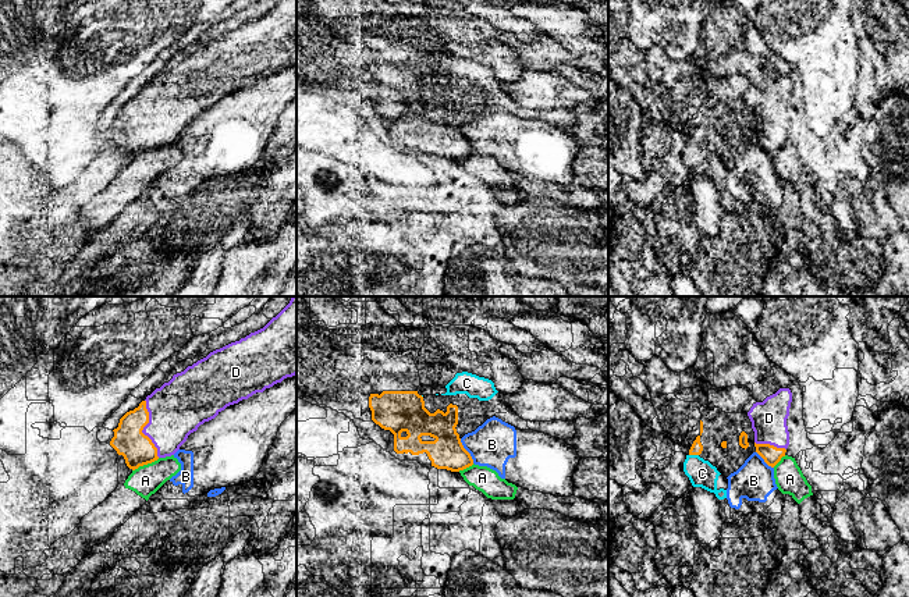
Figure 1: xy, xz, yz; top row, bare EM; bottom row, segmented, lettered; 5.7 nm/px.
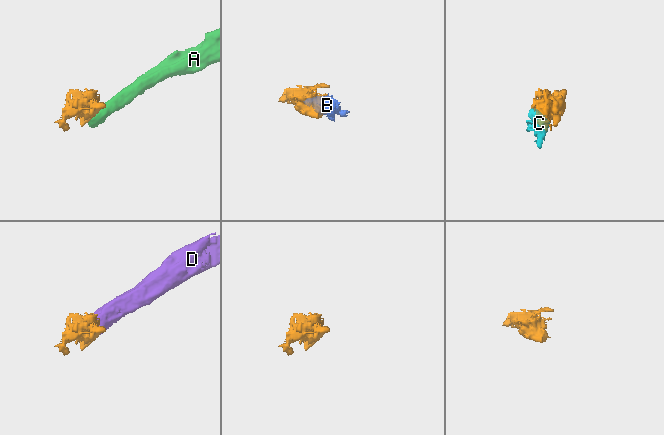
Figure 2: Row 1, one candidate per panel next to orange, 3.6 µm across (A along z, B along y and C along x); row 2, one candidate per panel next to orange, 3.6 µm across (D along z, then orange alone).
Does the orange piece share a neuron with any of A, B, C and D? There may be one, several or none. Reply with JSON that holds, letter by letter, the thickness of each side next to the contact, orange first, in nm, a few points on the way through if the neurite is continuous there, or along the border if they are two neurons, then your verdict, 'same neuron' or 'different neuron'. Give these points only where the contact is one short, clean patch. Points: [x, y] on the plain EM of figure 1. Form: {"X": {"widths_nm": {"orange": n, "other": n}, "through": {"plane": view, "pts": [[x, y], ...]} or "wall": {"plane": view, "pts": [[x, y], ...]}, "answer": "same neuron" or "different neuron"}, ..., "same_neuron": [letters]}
{"A": {"widths_nm": {"orange": 190, "other": 170}, "wall": {"plane": "xy", "pts": [[159, 146], [132, 159]]}, "answer": "different neuron"}, "B": {"widths_nm": {"orange": 190, "other": 260}, "wall": {"plane": "xz", "pts": [[460, 127], [473, 150]]}, "answer": "different neuron"}, "C": {"widths_nm": {"orange": 70, "other": 160}, "answer": "different neuron"}, "D": {"widths_nm": {"orange": 190, "other": 320}, "through": {"plane": "xy", "pts": [[137, 137], [142, 125], [142, 117], [156, 117], [176, 98]]}, "answer": "same neuron"}, "same_neuron": ["D"]}

